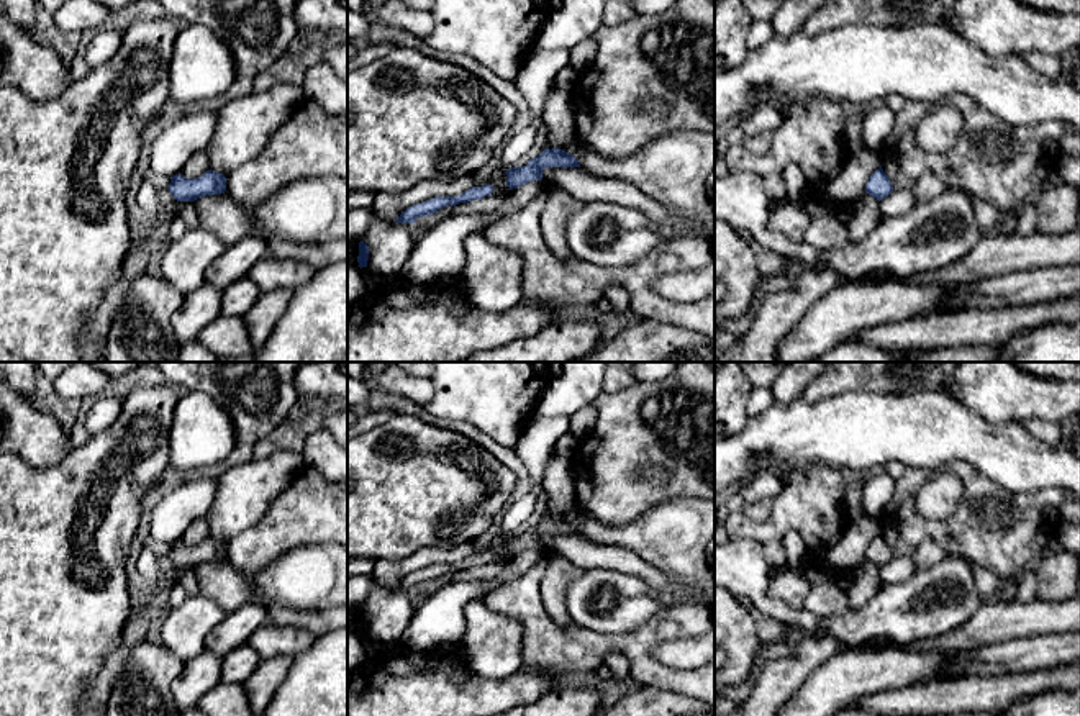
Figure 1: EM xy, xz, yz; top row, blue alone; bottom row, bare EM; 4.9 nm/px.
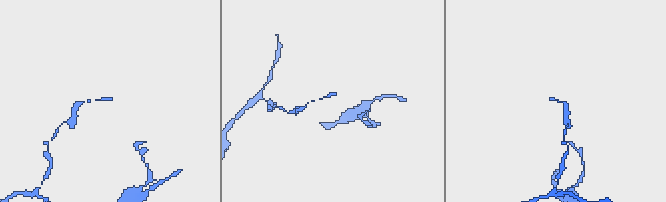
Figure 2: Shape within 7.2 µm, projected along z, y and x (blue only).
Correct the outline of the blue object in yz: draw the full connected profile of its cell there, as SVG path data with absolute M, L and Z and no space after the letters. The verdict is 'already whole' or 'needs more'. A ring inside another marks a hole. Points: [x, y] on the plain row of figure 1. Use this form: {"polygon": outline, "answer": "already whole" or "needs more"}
{"polygon": "M880 532L867 547L865 560L872 562L880 569L887 565L892 559L893 559L892 549Z", "answer": "already whole"}

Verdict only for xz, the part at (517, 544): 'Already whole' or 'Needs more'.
Already whole

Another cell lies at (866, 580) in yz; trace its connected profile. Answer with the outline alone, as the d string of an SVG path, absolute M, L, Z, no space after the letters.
M869 560L860 564L847 578L847 587L844 588L849 608L862 608L874 598L882 585L883 582L880 578L880 569Z

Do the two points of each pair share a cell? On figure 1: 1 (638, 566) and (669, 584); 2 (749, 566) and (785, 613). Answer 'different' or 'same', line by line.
1: same
2: same

